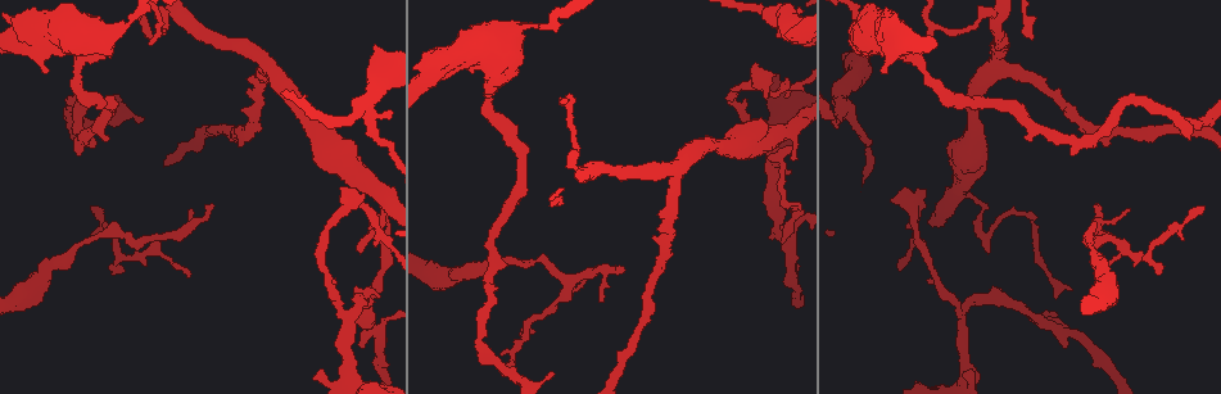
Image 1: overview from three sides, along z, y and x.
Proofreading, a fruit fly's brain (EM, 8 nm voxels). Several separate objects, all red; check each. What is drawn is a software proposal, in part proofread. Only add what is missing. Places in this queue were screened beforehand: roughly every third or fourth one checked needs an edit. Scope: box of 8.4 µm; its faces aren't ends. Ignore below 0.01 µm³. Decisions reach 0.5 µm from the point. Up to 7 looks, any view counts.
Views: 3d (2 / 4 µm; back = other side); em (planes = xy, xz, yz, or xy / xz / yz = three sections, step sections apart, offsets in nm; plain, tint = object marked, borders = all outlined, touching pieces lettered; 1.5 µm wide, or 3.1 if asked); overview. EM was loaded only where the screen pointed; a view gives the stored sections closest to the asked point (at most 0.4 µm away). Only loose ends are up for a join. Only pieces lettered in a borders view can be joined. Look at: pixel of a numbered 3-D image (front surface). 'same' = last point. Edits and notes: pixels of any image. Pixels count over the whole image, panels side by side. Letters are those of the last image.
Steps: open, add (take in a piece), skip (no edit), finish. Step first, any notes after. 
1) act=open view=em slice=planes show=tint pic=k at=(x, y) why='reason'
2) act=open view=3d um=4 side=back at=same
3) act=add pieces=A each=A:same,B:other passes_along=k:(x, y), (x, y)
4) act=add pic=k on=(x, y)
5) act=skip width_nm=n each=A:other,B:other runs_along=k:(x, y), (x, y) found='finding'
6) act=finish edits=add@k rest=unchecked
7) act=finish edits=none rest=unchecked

act=open view=3d um=2 pic=1 at=(377, 46) why='an open end'

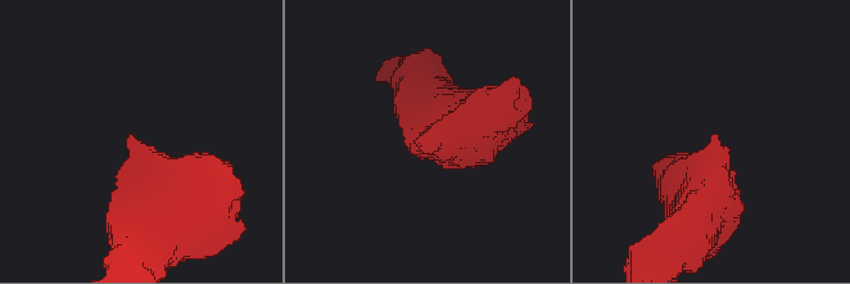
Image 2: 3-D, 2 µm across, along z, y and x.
act=open view=em slice=yz step=4 show=tint pic=2 at=(420, 142)

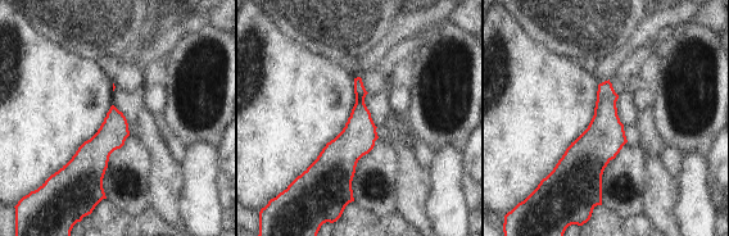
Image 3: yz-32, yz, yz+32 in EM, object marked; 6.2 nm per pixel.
act=open view=em slice=planes show=borders at=same

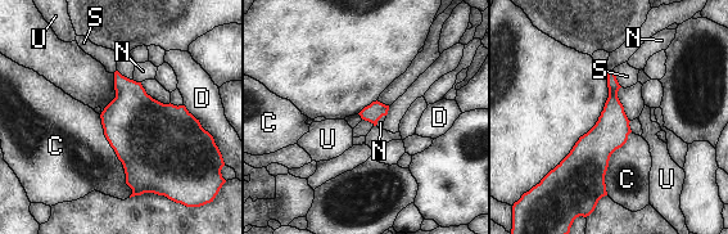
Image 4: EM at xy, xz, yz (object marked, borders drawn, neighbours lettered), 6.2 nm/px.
act=skip width_nm=220 each=C:other,D:other,N:other,S:other,U:other border=4:(99, 115), (130, 197) found='no lettered piece goes on from it'

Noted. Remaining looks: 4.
act=open view=em slice=xz step=8 show=borders pic=1 at=(1094, 209) why='free end'

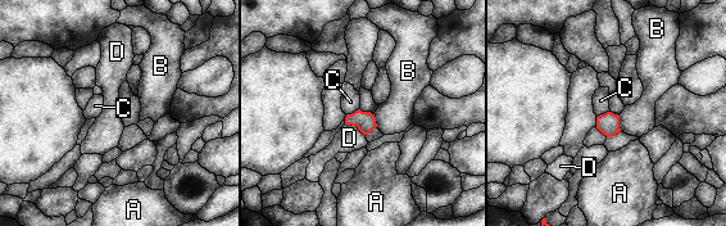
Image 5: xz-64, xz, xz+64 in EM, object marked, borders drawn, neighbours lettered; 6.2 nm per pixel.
act=open view=em slice=planes show=borders at=same why='another direction'

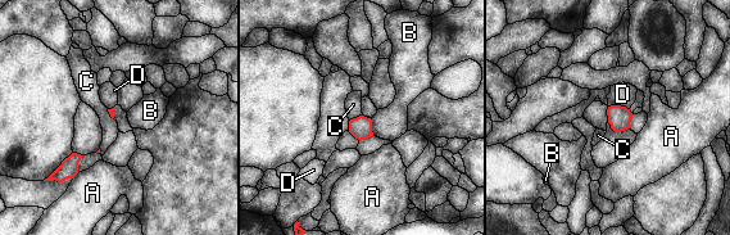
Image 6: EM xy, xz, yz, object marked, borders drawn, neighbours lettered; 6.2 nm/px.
act=skip each=A:other,B:other,C:other,D:other border=6:(362, 114), (349, 121) found='no lettered piece goes on from it'

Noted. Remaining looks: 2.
act=finish edits=none rest=unchecked

